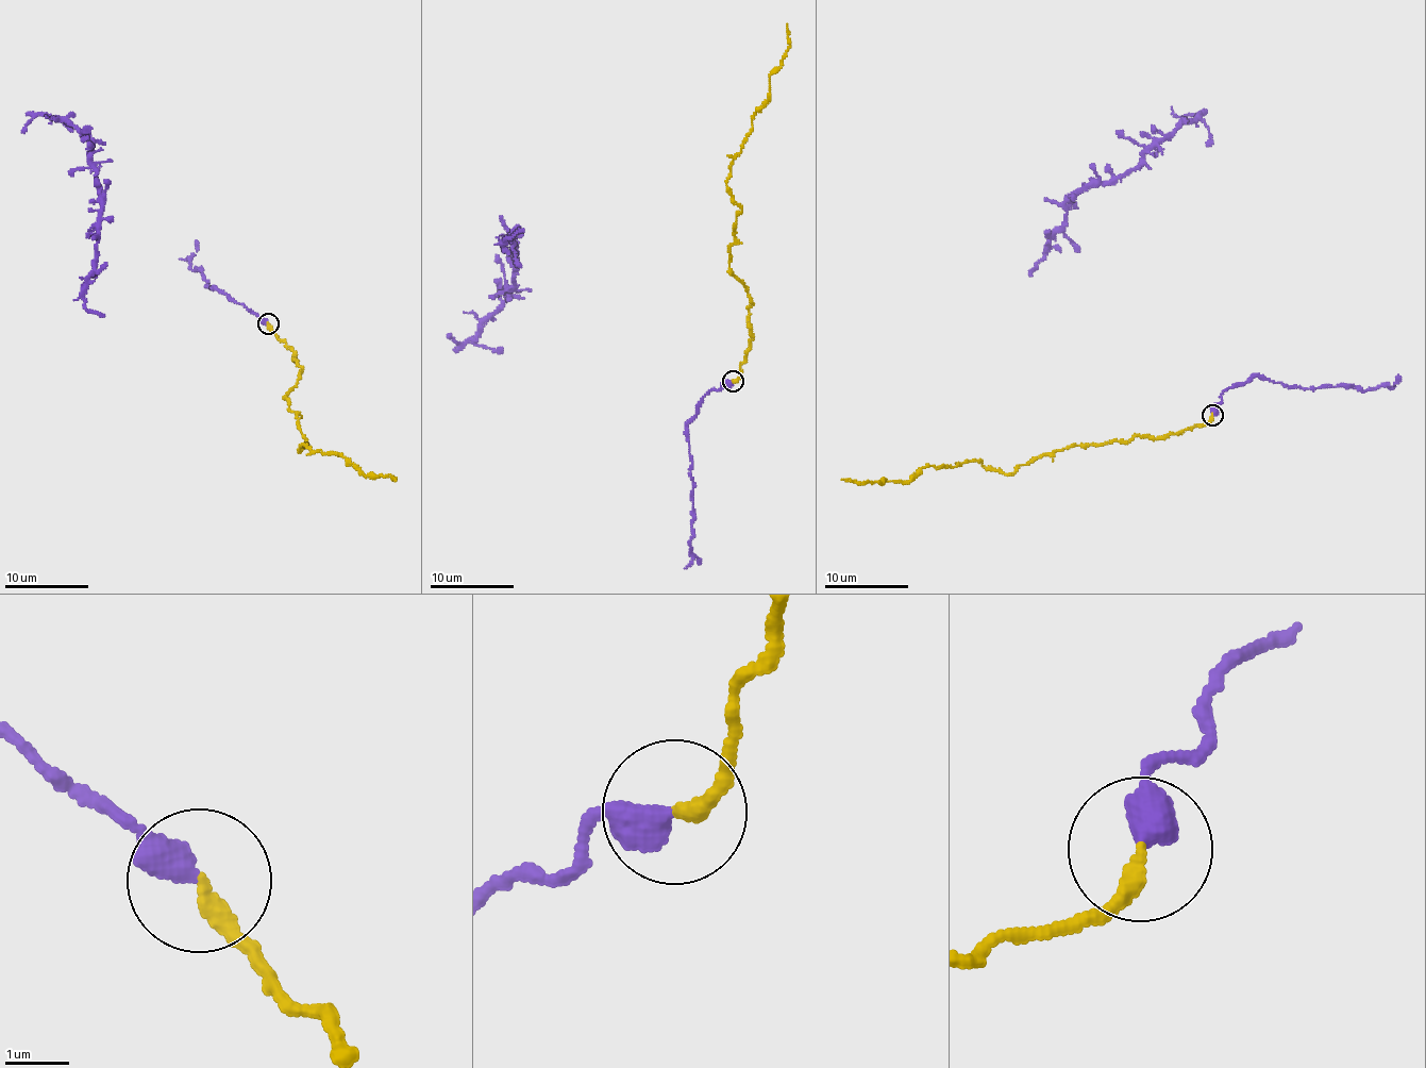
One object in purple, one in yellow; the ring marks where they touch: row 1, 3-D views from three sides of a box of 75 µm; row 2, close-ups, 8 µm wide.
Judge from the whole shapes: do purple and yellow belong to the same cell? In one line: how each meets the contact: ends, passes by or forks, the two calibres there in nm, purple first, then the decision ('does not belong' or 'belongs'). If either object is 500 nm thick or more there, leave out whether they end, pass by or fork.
purple ends; yellow ends; calibres 480 and 280 nm; belongs

